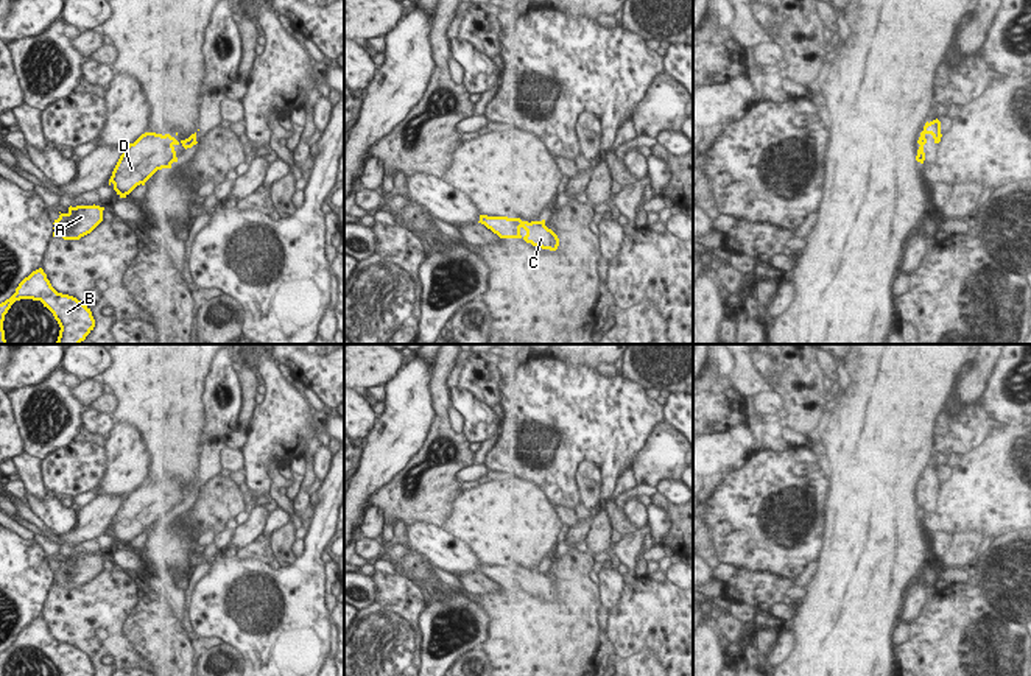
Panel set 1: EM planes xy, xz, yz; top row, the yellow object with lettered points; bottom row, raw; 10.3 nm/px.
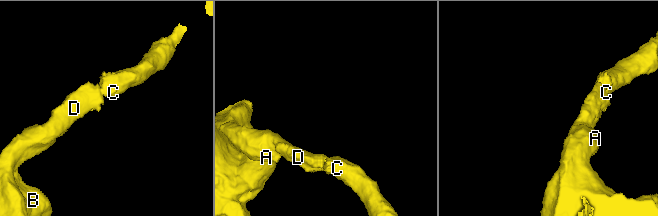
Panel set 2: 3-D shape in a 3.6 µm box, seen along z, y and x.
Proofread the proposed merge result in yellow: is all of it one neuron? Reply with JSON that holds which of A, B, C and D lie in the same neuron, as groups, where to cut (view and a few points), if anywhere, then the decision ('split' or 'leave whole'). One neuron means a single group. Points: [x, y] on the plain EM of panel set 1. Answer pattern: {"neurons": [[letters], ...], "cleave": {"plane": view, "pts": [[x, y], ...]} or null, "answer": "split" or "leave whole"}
{"neurons": [["A", "B", "C", "D"]], "cleave": null, "answer": "leave whole"}

